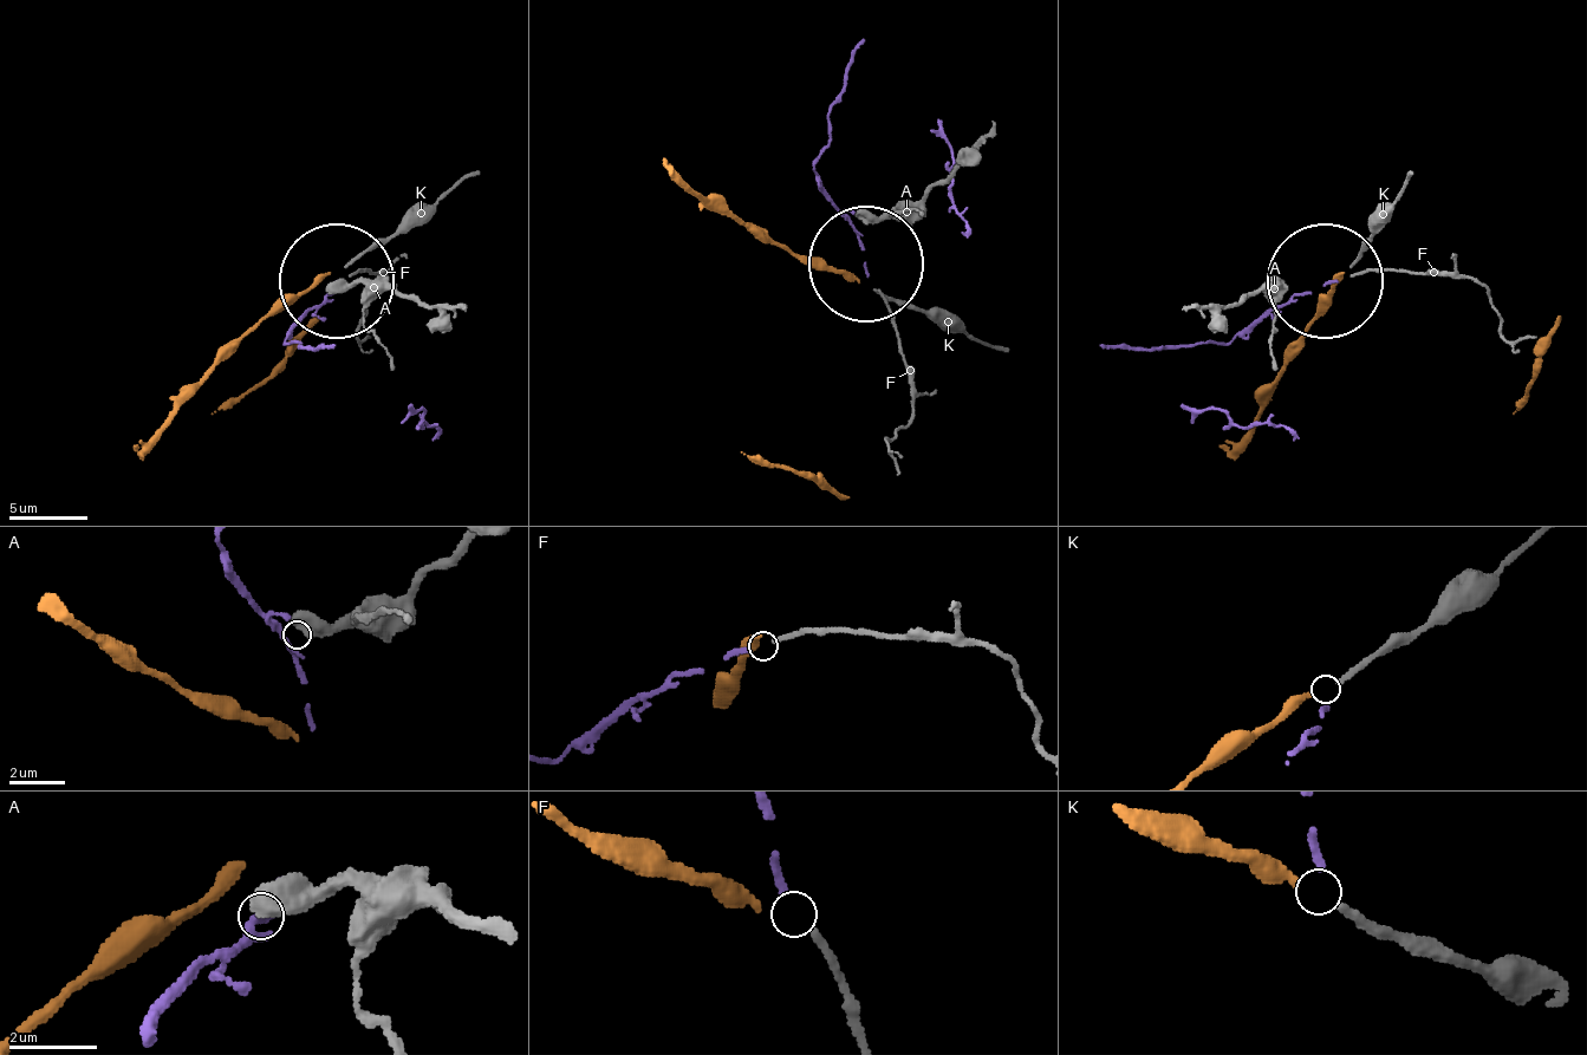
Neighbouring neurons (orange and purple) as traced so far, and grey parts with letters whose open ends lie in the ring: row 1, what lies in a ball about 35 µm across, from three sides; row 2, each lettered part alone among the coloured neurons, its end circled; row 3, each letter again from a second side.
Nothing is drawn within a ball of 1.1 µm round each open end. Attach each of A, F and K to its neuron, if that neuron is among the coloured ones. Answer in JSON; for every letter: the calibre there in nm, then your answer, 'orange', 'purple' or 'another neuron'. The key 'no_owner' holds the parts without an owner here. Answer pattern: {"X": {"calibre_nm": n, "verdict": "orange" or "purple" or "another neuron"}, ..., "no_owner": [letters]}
{"A": {"calibre_nm": 650, "verdict": "another neuron"}, "F": {"calibre_nm": 170, "verdict": "purple"}, "K": {"calibre_nm": 180, "verdict": "orange"}, "no_owner": ["A"]}

